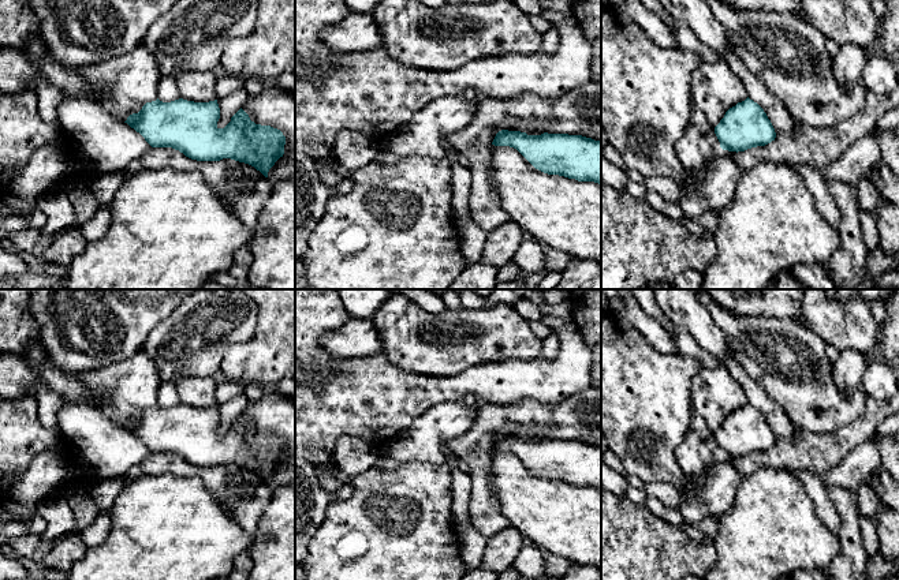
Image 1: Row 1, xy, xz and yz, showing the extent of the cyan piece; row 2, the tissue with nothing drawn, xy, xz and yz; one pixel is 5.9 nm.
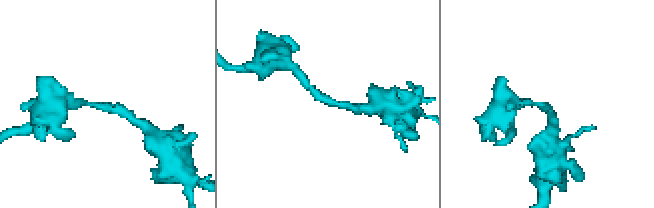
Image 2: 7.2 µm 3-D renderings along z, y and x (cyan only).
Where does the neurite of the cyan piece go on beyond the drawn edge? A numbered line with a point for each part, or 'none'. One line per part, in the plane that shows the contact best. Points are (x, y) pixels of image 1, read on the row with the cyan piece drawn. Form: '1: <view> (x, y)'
none

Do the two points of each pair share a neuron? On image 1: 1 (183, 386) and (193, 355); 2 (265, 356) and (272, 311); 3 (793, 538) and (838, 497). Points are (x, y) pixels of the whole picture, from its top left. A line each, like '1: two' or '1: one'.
1: two
2: one
3: two

